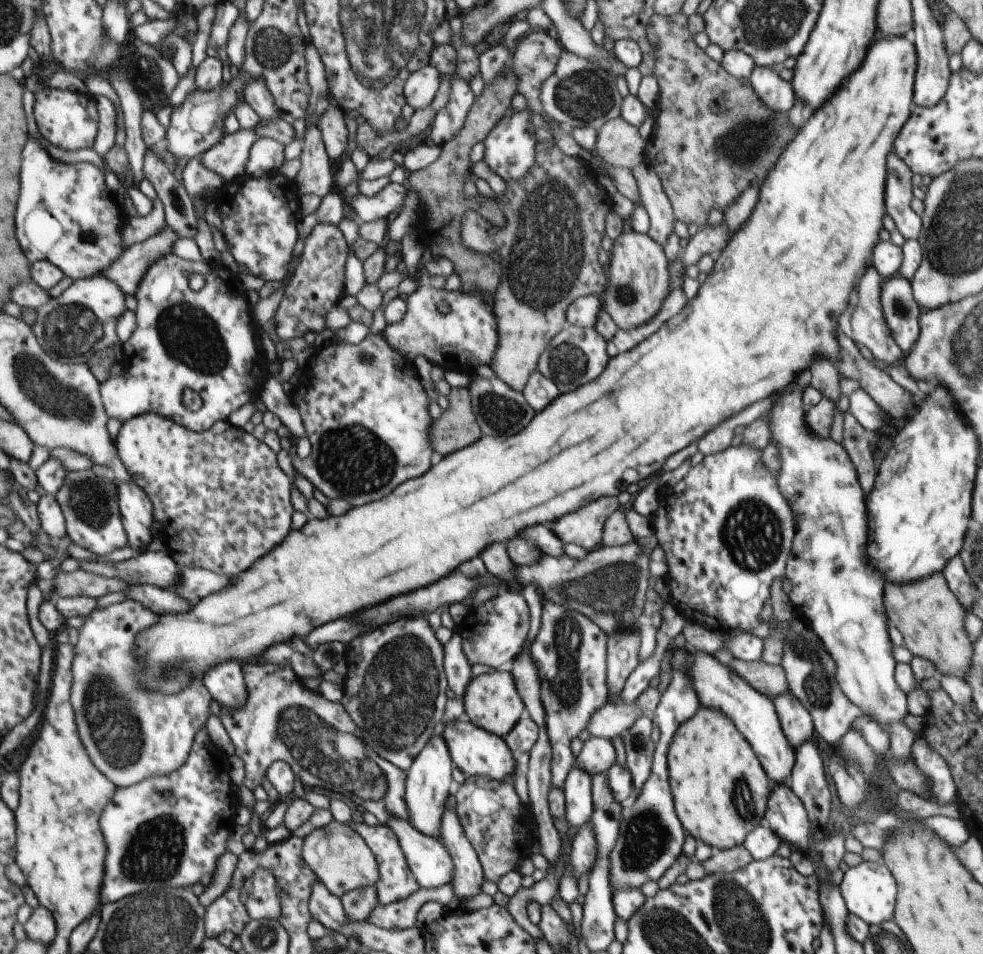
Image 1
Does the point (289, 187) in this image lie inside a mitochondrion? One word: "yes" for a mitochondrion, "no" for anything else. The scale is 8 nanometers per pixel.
no

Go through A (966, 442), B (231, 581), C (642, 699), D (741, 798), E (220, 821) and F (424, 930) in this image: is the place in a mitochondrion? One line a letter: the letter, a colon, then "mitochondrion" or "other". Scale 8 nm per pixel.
A: other
B: other
C: other
D: mitochondrion
E: other
F: other

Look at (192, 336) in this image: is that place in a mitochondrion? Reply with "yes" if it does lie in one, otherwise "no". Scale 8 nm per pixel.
yes

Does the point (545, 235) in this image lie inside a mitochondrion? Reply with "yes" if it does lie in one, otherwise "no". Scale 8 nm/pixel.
yes

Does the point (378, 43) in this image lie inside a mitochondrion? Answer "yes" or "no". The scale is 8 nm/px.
yes

